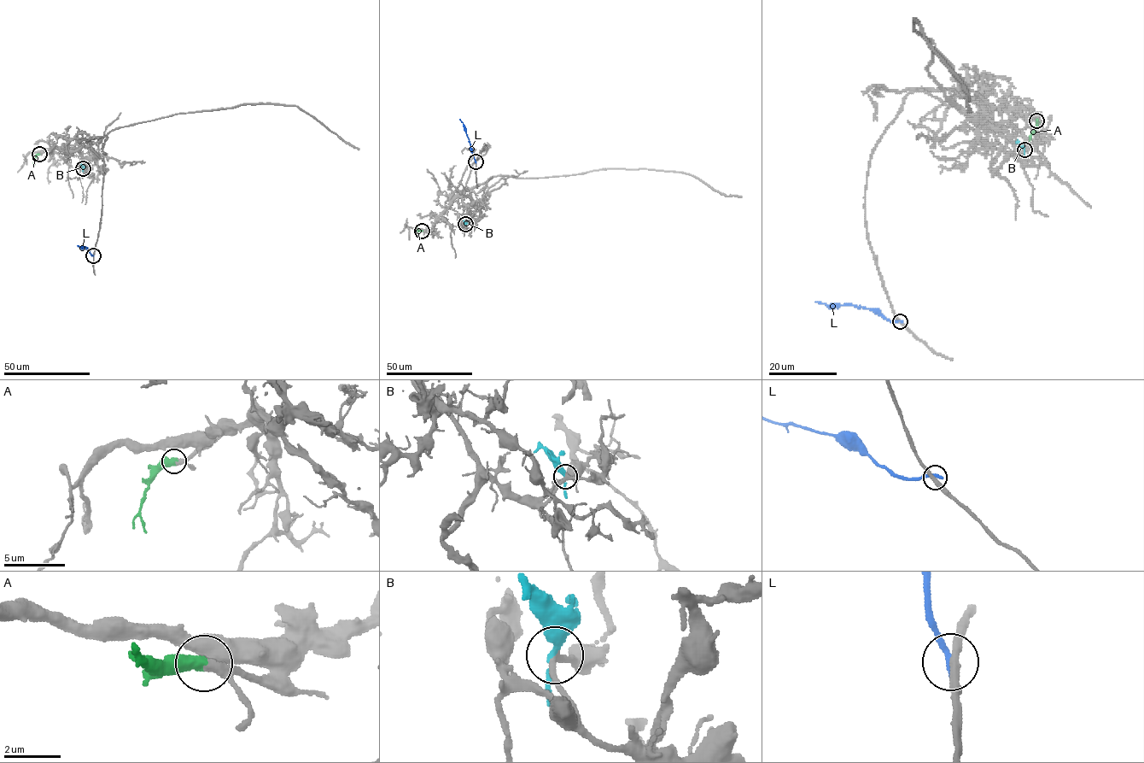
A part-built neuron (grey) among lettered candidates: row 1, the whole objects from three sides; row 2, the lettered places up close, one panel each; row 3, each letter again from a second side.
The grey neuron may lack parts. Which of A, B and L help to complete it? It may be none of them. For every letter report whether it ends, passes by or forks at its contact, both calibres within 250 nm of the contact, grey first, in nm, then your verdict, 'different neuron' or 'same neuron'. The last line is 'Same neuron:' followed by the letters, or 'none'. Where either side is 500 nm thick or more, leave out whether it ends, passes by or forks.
A: calibres 280 and 550 nm; same neuron
B: it passes by; calibres 200 and 280 nm; different neuron
L: it ends; calibres 320 and 320 nm; different neuron
Same neuron: A

